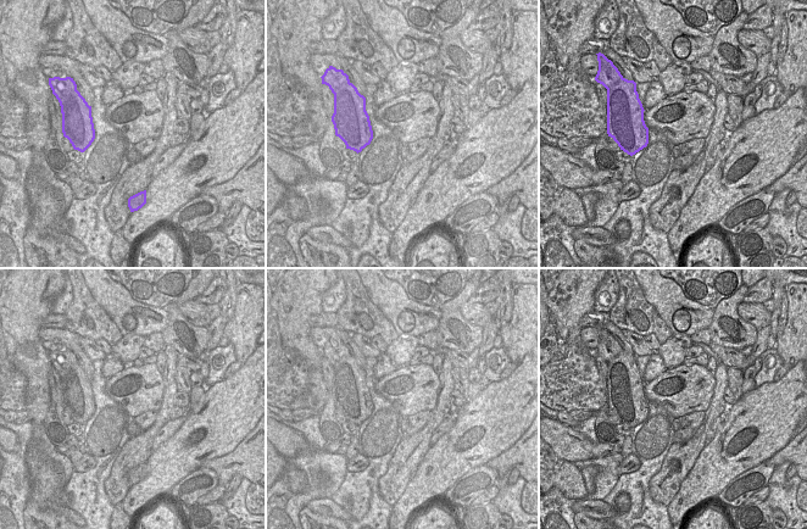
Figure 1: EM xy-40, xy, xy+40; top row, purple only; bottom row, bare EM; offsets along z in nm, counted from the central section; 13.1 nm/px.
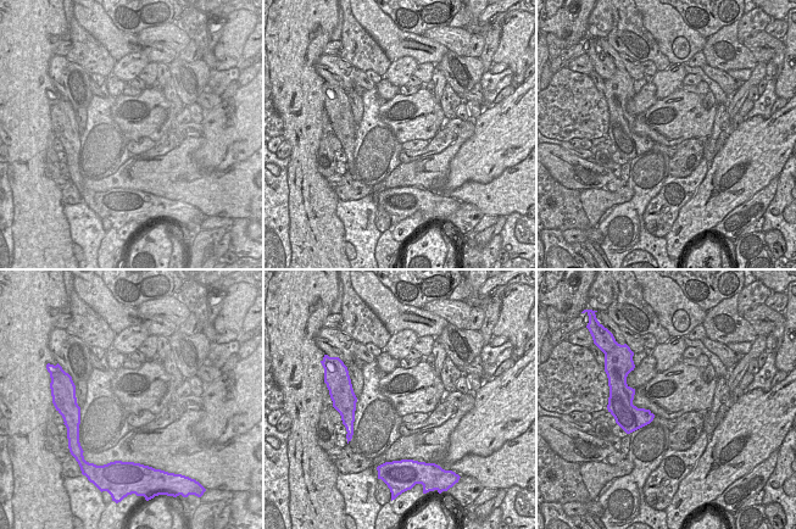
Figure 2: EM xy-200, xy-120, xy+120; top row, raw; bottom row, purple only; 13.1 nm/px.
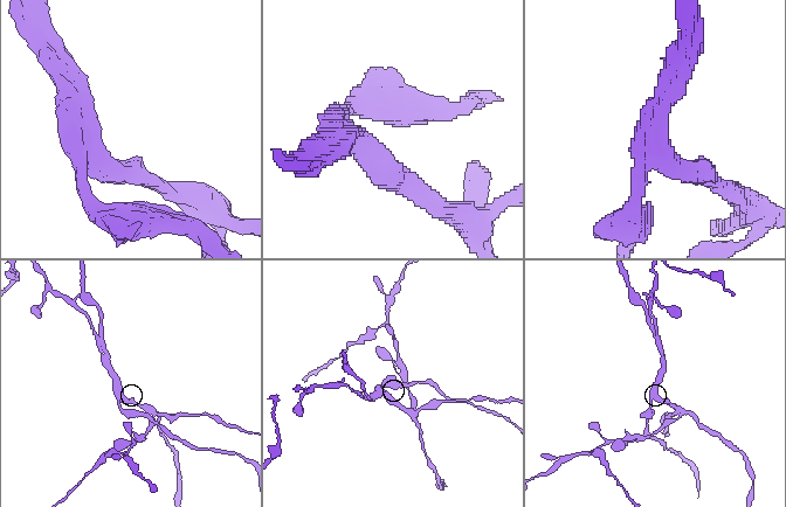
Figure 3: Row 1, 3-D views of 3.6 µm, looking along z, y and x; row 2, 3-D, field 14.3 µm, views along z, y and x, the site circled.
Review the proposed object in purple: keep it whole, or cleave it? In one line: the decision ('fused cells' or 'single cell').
fused cells

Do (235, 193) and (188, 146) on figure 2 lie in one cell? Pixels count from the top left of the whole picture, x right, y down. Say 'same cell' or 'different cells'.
same cell

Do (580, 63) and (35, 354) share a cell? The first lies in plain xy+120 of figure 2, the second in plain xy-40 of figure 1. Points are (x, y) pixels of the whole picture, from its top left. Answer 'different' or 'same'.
different

